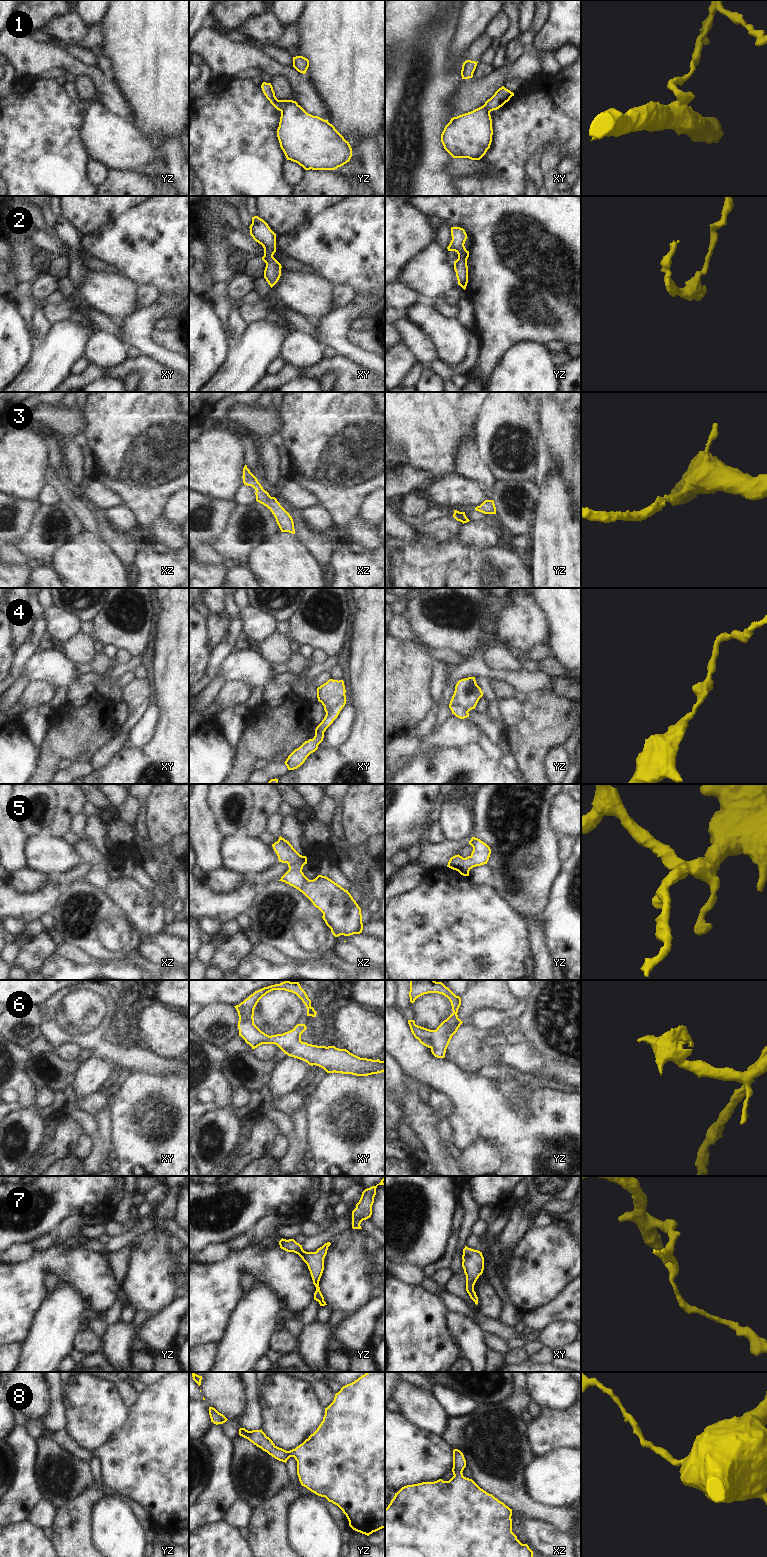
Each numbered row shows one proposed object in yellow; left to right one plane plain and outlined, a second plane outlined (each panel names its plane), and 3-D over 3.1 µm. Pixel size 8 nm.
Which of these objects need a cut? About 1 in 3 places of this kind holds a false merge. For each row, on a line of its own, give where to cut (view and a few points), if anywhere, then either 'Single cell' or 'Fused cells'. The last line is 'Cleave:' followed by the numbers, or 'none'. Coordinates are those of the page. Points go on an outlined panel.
1: Split along yz (290, 100), (289, 104), (281, 111). Fused cells
2: No split. Single cell
3: No split. Single cell
4: No split. Single cell
5: No split. Single cell
6: No split. Single cell
7: No split. Single cell
8: No split. Single cell
Cleave: 1

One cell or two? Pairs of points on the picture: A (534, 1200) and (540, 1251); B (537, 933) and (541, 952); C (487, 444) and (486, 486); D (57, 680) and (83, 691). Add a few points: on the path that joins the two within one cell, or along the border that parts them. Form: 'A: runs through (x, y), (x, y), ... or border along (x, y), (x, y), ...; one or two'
A: border along (527, 1230), (513, 1249); two
B: runs through (537, 938), (538, 947); one
C: border along (476, 448), (478, 457), (495, 482); two
D: border along (77, 676), (73, 677), (65, 686); two

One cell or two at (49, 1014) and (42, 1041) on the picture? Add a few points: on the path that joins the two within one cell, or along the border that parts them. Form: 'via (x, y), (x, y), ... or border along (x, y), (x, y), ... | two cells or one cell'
border along (43, 1035), (56, 1049) | two cells

